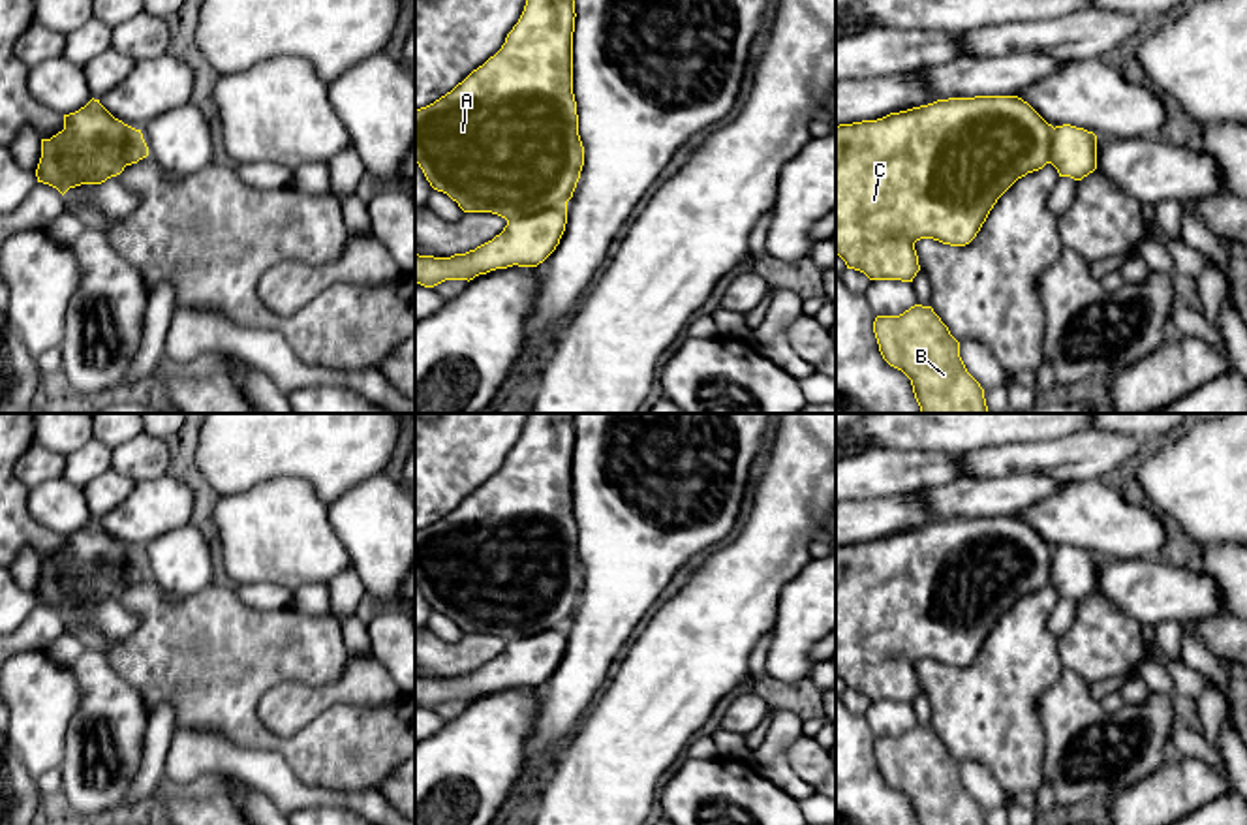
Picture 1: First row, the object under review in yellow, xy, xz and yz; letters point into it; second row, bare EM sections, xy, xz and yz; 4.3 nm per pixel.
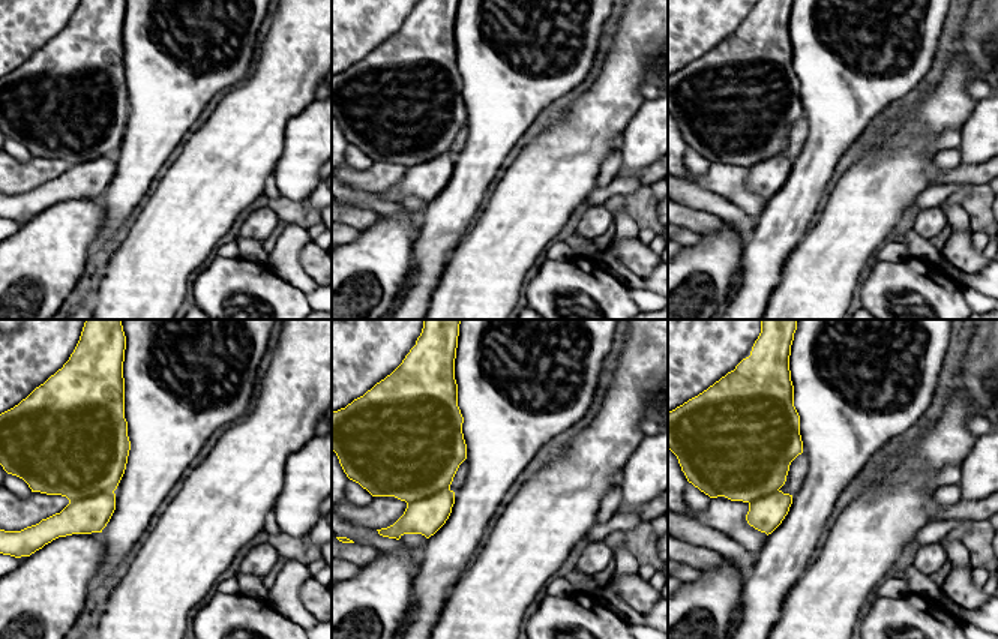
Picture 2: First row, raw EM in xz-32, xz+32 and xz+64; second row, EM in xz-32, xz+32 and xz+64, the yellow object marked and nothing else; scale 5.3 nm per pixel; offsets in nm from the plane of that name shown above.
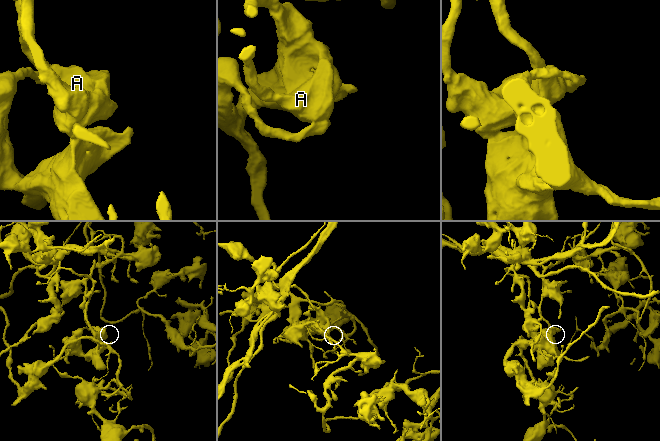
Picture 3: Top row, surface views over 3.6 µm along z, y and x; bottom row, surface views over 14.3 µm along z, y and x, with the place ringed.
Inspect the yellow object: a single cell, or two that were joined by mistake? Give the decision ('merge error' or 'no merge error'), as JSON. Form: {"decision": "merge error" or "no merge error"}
{"decision": "no merge error"}

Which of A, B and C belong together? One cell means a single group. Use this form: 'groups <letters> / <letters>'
groups A B C

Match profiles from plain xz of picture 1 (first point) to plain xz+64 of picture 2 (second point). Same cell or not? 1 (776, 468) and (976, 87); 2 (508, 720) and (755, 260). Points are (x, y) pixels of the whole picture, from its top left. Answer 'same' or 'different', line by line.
1: different
2: different

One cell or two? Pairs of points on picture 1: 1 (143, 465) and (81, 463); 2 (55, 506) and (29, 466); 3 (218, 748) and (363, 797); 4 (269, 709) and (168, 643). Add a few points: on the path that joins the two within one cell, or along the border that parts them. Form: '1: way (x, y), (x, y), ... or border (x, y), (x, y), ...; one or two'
1: way (128, 465), (115, 474), (96, 468); one
2: way (55, 497), (38, 476); one
3: way (254, 765), (292, 793), (327, 797); one
4: border (278, 683), (261, 698), (258, 716), (284, 737); two

